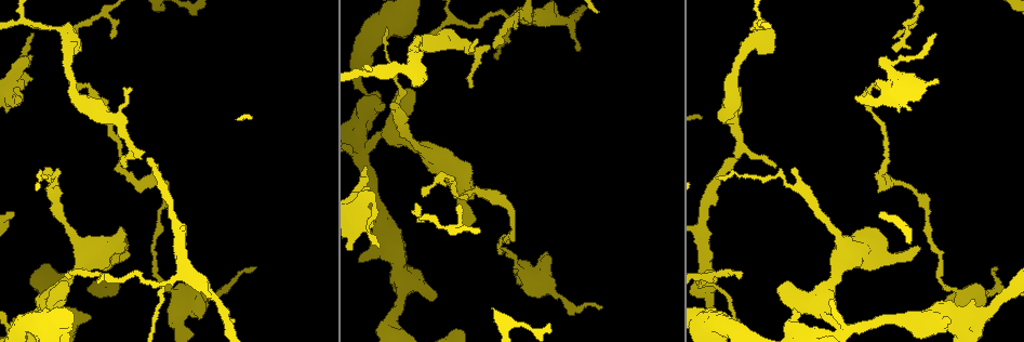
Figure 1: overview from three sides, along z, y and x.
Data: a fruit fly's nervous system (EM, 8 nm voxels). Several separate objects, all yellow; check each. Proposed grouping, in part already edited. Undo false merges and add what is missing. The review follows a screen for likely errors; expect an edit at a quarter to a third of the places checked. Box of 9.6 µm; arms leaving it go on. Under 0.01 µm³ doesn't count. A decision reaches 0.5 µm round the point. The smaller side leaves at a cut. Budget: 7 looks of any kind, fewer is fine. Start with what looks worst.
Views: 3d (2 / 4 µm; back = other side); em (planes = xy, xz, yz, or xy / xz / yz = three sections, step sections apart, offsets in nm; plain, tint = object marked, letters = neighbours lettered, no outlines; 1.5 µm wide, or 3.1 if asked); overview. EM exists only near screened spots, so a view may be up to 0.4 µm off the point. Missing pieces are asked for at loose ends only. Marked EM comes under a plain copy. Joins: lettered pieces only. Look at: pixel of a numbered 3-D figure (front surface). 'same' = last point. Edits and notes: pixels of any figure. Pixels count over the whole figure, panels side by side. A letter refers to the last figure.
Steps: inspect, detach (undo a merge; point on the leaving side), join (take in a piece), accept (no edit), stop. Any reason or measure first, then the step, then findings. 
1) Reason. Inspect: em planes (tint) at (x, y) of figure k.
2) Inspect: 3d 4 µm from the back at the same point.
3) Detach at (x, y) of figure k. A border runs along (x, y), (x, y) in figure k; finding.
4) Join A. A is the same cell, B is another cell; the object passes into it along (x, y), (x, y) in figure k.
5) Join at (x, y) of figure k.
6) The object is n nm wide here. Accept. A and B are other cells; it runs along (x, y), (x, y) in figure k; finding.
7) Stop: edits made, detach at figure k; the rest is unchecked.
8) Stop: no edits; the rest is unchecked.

Free end. Inspect: 3d 4 µm at (201, 316) of figure 1.

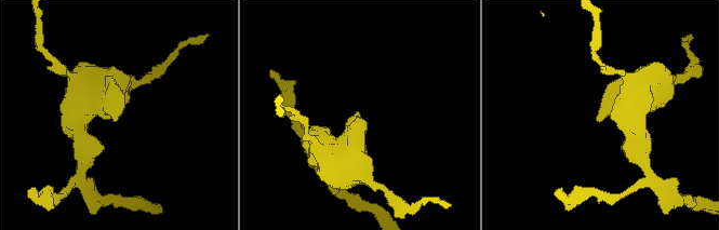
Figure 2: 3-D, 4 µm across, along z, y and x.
Need the tissue. Inspect: em yz step 4 (letters) at (599, 122) of figure 2.

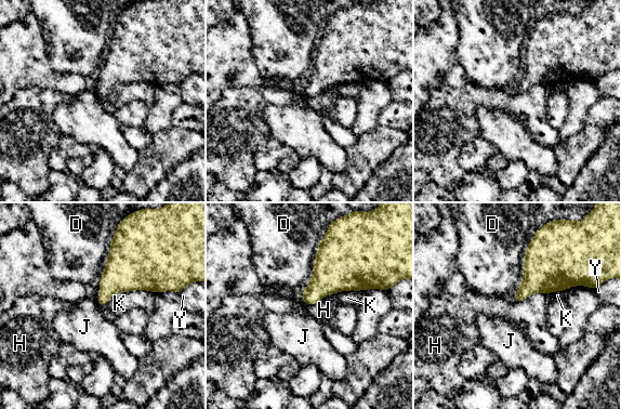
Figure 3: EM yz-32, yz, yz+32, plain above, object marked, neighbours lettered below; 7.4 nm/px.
Accept. D, H, J, K and Y are other cells; a border runs along (154, 292), (117, 291), (102, 307) in figure 3; no lettered piece goes on from it.

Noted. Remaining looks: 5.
Thin end. Inspect: em xz step 4 (tint) at (65, 274) of figure 1.

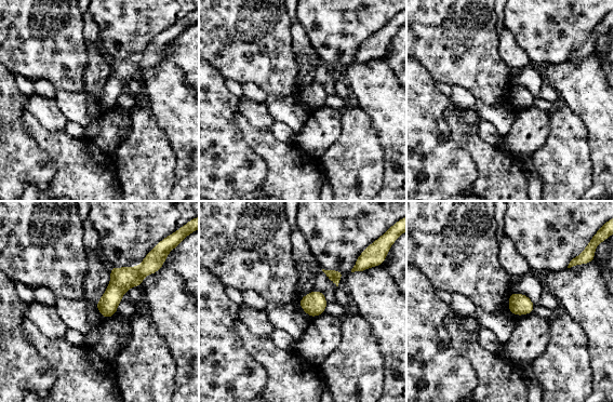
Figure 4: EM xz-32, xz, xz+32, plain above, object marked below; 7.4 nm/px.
See the neighbours. Inspect: em xz step 4 (letters) at the same point.

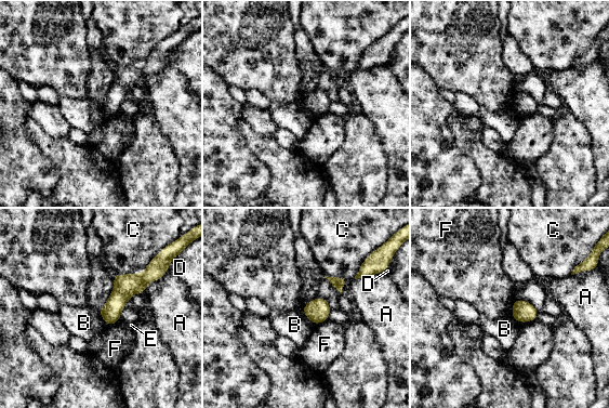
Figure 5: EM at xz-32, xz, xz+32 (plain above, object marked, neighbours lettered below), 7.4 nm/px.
Accept. A, B, C, D, E and F are other cells; a border runs along (301, 310), (314, 324) in figure 5; none of them fits.

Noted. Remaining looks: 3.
Calibre changes. Inspect: em planes (tint) at (800, 189) of figure 1.

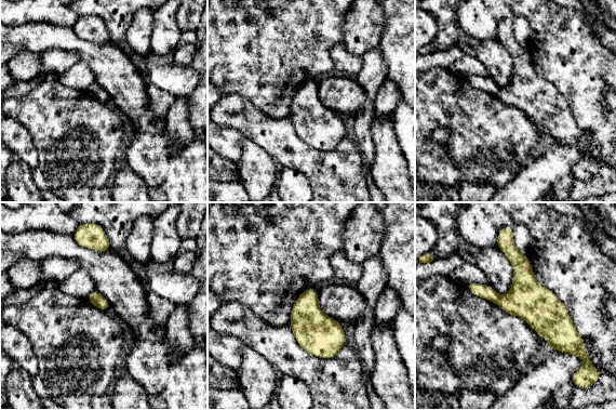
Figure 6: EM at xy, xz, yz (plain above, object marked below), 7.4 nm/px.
What lies round it. Inspect: em planes (letters) at the same point.

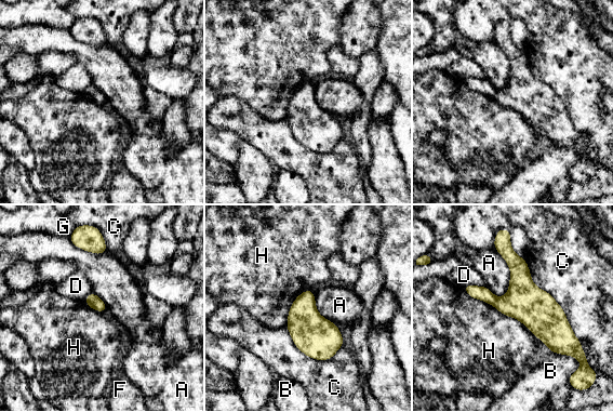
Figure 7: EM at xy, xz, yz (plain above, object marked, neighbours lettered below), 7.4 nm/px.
The object is 300 nm wide here. Accept. A, B, C, D, F, G and H are other cells; it runs along (503, 248), (522, 295), (572, 353) in figure 7; continuous, no second neuron.

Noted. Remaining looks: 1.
Stop: no edits; the rest is unchecked.

